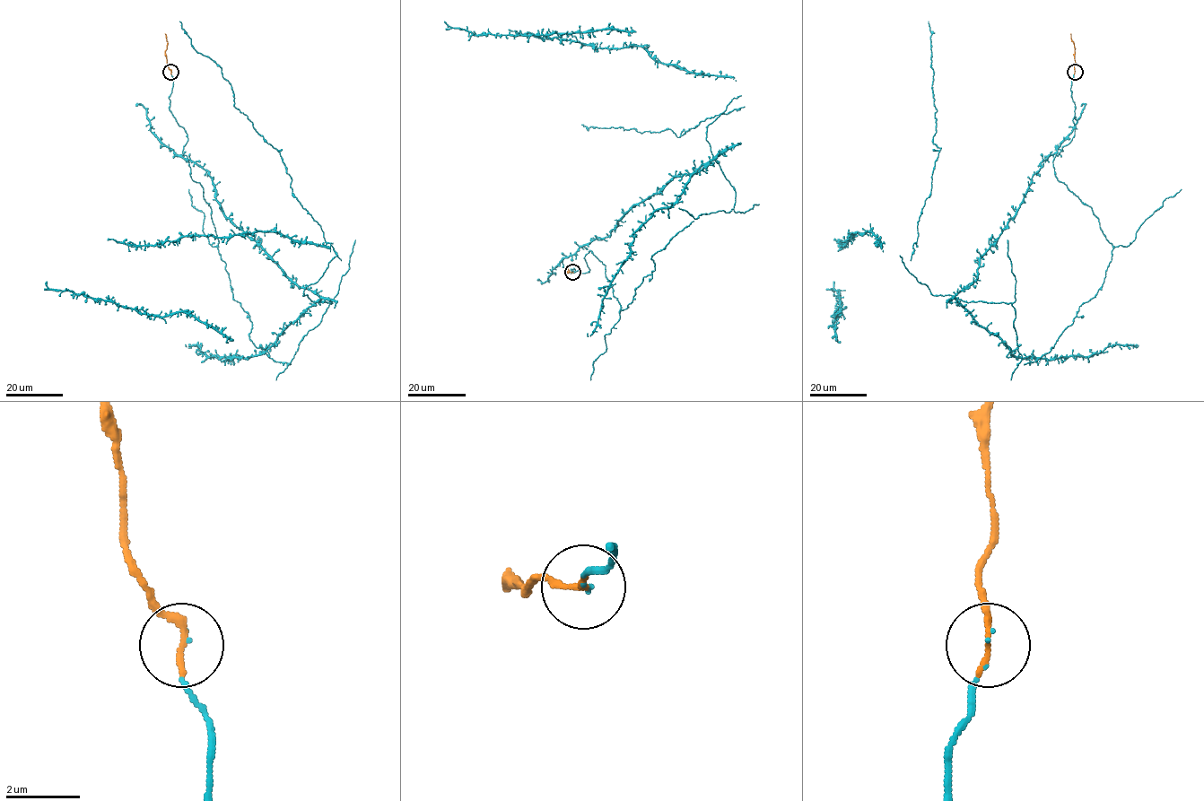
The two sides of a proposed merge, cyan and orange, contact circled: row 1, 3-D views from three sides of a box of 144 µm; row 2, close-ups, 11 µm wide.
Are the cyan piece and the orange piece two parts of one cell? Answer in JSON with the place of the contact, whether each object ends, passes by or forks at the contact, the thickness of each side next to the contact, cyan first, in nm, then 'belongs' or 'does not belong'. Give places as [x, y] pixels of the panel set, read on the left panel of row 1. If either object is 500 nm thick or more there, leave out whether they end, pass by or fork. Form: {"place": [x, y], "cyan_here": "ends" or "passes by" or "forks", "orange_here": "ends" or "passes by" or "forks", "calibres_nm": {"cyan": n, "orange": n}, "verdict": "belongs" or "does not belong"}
{"place": [170, 72], "cyan_here": "ends", "orange_here": "ends", "calibres_nm": {"cyan": 40, "orange": 200}, "verdict": "belongs"}

